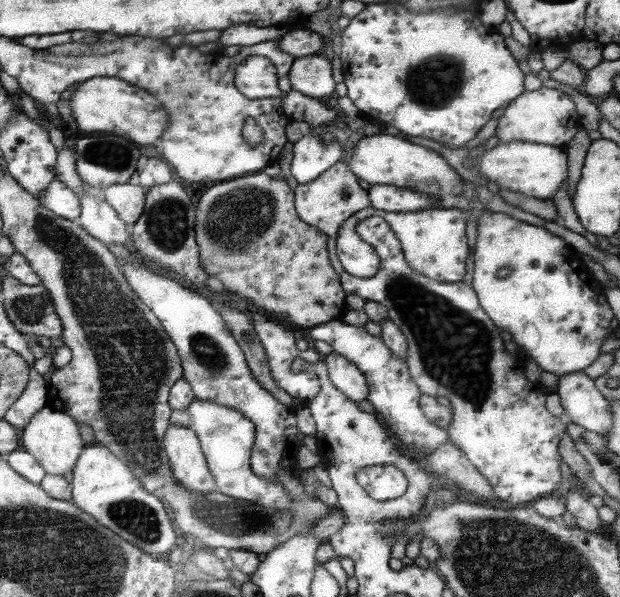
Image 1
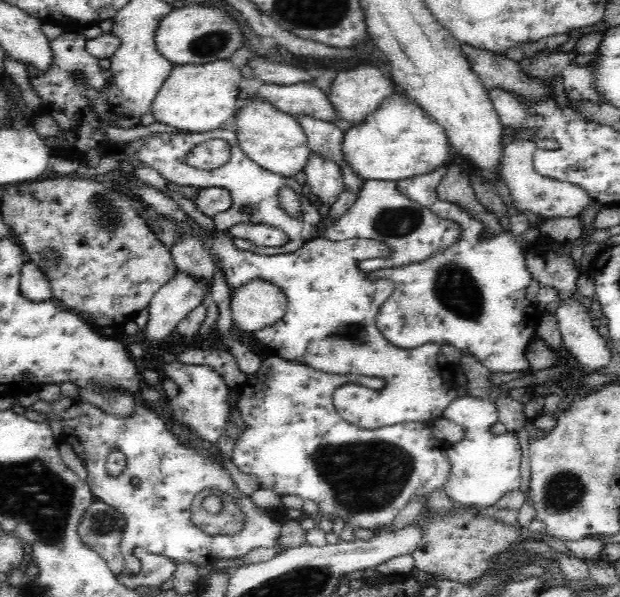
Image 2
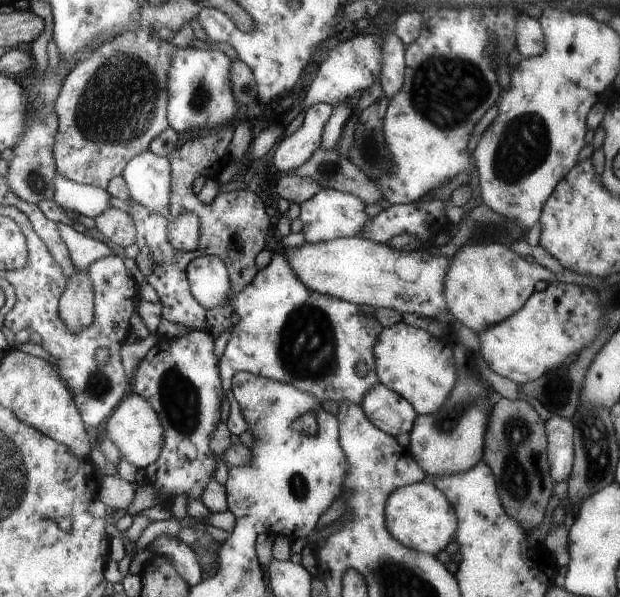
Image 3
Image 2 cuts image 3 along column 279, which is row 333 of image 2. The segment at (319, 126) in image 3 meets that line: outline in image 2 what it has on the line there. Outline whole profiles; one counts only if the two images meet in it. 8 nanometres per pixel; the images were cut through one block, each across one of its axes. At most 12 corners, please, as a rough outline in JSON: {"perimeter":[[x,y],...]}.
{"perimeter":[[176,270],[156,292],[144,340],[162,342],[200,304],[210,280]]}

